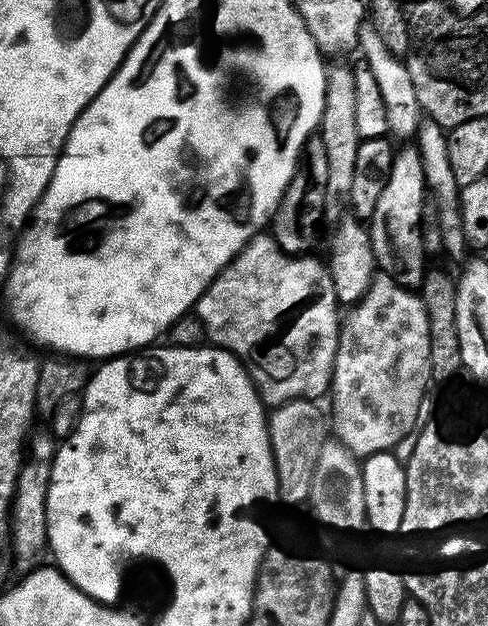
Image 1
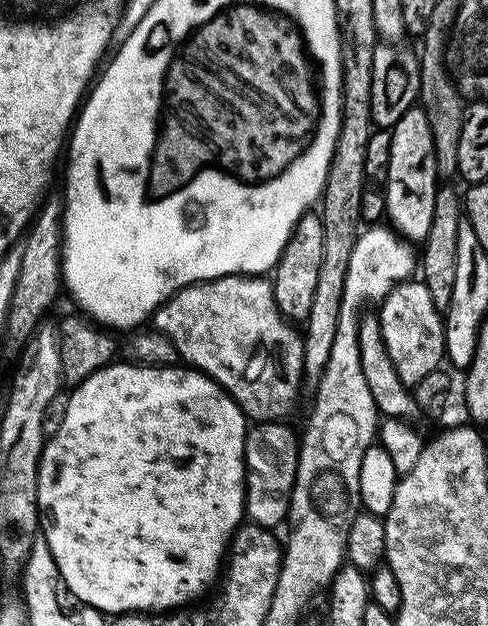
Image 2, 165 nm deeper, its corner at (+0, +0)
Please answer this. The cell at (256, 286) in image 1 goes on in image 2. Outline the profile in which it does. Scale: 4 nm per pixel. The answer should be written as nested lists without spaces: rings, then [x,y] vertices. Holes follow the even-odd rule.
[[[246,275],[238,276],[220,276],[216,280],[206,280],[198,284],[191,284],[189,288],[184,288],[180,292],[176,292],[165,304],[161,304],[154,313],[155,331],[161,332],[166,338],[170,338],[170,342],[174,342],[174,346],[178,350],[181,361],[187,367],[194,368],[198,372],[205,372],[215,384],[219,384],[223,391],[234,398],[234,402],[238,402],[238,406],[244,411],[245,416],[252,422],[276,422],[292,408],[292,403],[296,400],[296,395],[302,392],[302,381],[304,379],[303,372],[303,346],[304,341],[299,331],[278,310],[278,306],[274,302],[274,294],[272,293],[272,281],[268,278],[253,278]]]

